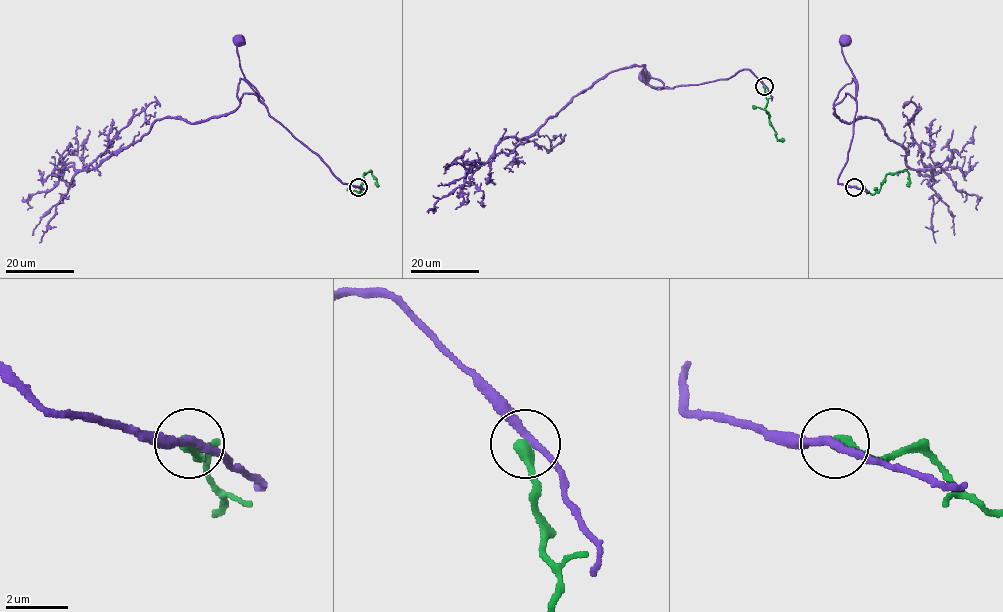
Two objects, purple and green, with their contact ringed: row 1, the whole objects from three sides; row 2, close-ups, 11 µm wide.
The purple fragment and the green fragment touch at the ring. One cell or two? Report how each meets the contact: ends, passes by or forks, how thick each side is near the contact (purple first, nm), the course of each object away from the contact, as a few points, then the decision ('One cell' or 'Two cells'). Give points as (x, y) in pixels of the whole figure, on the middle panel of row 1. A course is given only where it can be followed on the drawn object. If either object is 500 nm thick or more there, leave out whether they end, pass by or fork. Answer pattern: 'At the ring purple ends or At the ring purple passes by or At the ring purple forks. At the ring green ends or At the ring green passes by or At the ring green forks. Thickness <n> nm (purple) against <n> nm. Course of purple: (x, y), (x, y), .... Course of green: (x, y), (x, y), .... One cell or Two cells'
At the ring purple passes by. At the ring green ends. Thickness 240 nm (purple) against 420 nm. Course of purple: (764, 85), (747, 69), (726, 79), (672, 88), (650, 85), (642, 73), (645, 75). Course of green: (764, 85), (769, 124), (778, 140), (783, 140). Two cells

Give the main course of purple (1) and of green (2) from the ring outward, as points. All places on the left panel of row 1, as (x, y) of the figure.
1: (358, 187), (341, 183), (321, 159), (269, 114), (266, 106), (244, 79), (237, 52), (239, 42)
2: (358, 187), (361, 194), (363, 175), (370, 171), (377, 187)

